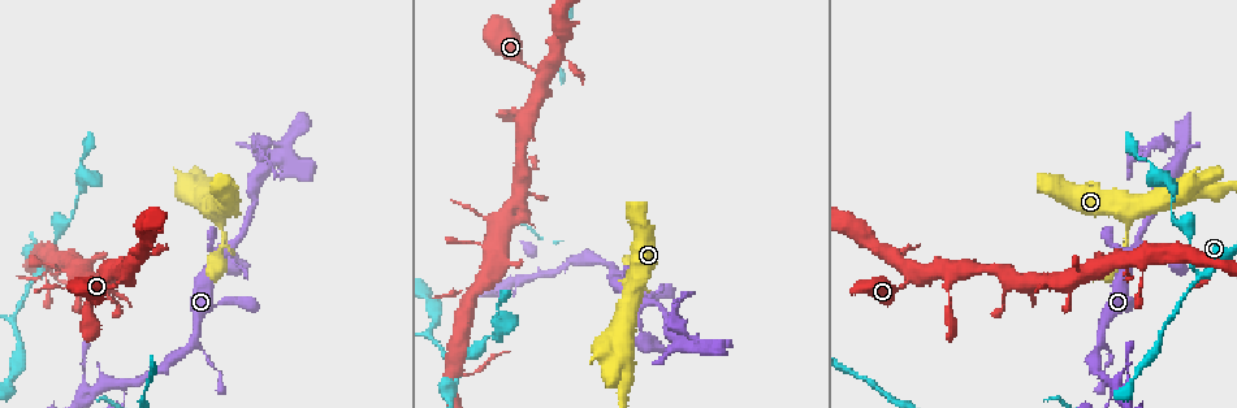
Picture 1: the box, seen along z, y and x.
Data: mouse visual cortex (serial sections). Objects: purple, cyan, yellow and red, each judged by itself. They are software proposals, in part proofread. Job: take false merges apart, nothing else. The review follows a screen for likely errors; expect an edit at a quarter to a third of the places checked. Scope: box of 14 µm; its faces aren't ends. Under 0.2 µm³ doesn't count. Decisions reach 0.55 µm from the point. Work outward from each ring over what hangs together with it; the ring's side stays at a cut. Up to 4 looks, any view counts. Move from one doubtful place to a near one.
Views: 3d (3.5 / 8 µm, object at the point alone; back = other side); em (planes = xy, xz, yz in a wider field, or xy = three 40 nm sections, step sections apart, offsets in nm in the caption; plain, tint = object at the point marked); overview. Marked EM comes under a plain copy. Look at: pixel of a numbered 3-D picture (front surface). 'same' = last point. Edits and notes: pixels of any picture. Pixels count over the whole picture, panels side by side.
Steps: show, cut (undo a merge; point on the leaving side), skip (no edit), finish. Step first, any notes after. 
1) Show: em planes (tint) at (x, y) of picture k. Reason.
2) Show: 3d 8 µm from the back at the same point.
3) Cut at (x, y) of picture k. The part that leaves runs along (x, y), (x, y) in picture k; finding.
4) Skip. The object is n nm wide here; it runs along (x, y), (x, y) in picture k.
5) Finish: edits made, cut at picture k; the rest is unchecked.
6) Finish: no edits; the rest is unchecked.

Show: 3d 3.5 µm at (541, 275) of picture 1. Two arms in line, one across.

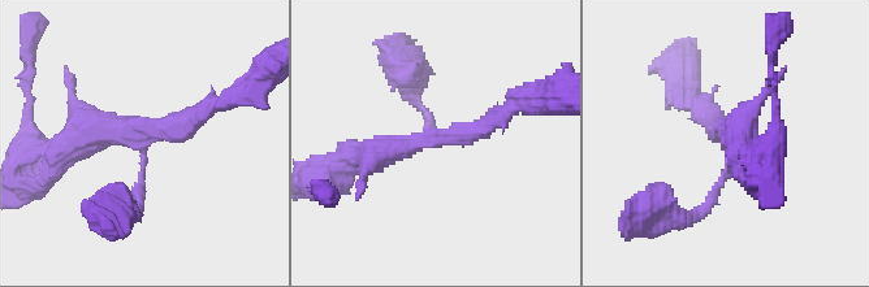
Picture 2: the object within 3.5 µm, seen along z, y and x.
Show: em planes (tint) at (141, 132) of picture 2. Now the EM.

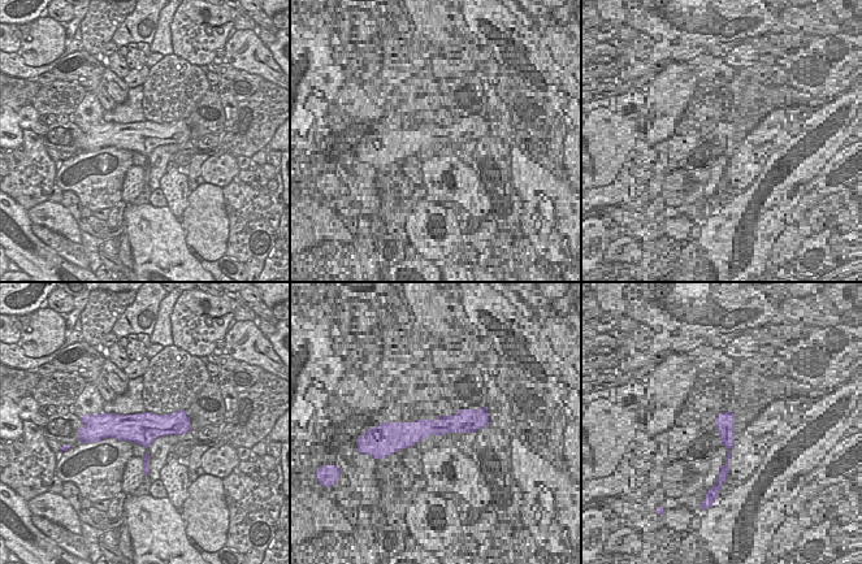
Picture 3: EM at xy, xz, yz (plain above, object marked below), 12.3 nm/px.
Skip. It runs along (510, 111), (470, 134), (354, 157) in picture 2; continuous, no second cell.

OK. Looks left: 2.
Show: 3d 3.5 µm from the back at (695, 342) of picture 1. Calibre changes.

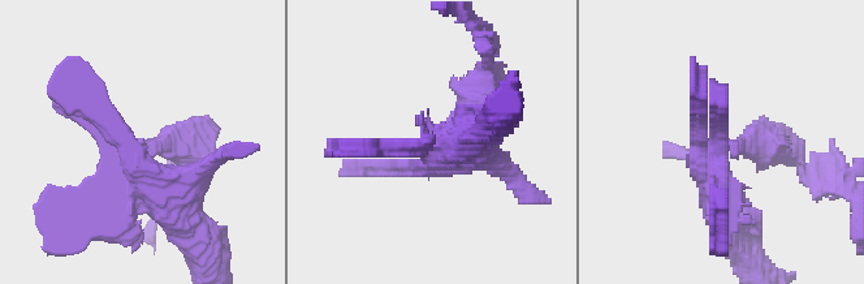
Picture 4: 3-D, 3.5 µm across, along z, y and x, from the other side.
Show: em xy step 3 (tint) at (729, 139) of picture 4.

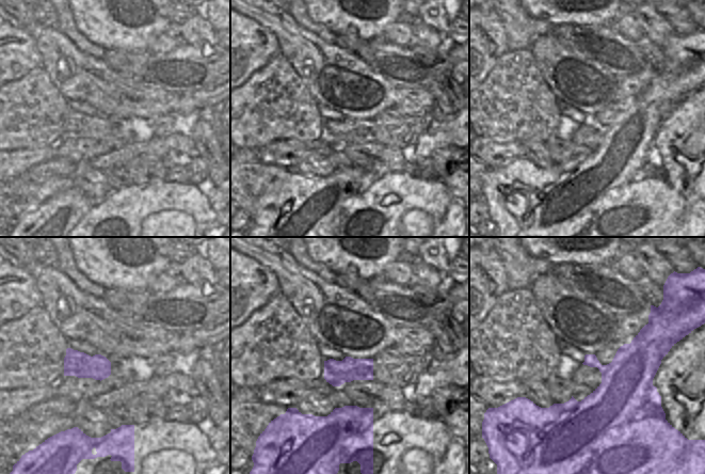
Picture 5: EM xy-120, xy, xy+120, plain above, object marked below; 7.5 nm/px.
Cut at (755, 129) of picture 4. A border runs along (602, 365), (597, 367) in picture 5; a second cell is stuck on.

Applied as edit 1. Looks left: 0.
Finish: edits made, cut at picture 4; the rest is unchecked.

